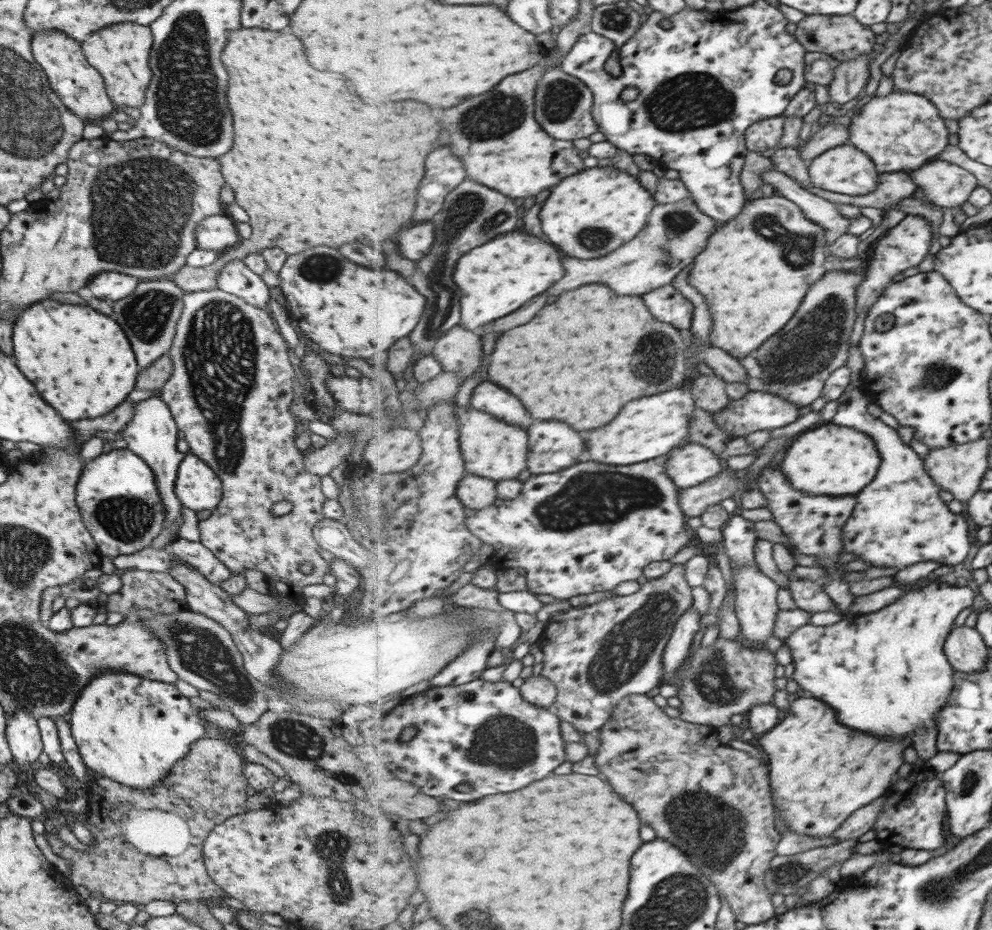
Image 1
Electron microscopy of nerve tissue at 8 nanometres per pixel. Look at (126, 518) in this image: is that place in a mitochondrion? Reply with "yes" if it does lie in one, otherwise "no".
yes

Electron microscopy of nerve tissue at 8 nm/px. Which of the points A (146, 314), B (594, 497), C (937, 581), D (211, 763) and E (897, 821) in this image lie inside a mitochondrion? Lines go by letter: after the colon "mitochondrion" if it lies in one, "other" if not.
A: mitochondrion
B: mitochondrion
C: other
D: other
E: other

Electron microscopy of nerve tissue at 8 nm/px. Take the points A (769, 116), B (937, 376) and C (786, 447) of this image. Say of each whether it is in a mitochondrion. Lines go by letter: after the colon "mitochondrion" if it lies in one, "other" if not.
A: other
B: mitochondrion
C: other

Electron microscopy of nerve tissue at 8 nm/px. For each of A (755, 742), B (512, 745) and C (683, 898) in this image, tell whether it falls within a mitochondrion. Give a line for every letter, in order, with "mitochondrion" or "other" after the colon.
A: other
B: mitochondrion
C: mitochondrion

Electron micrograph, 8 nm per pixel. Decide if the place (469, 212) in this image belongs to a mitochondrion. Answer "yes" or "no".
yes

